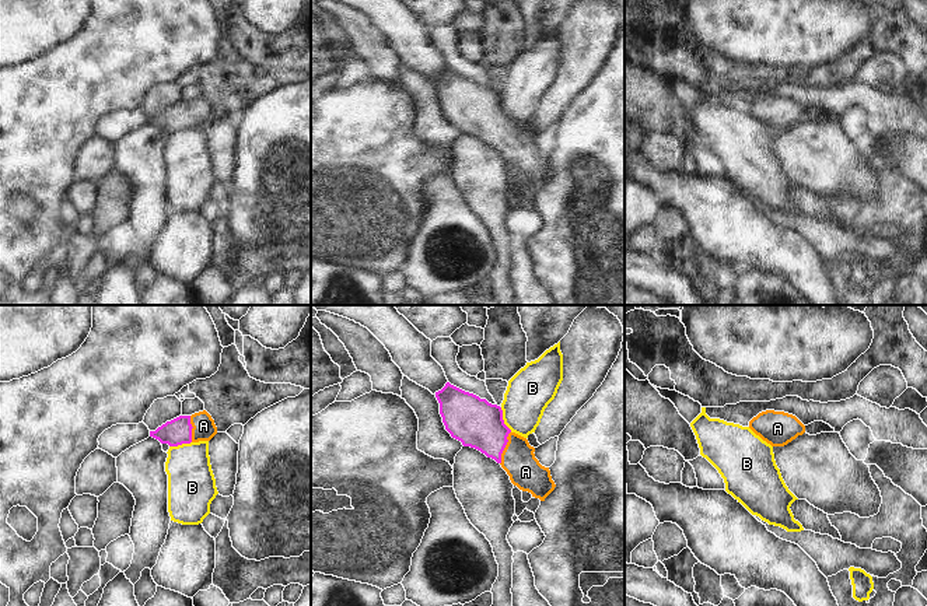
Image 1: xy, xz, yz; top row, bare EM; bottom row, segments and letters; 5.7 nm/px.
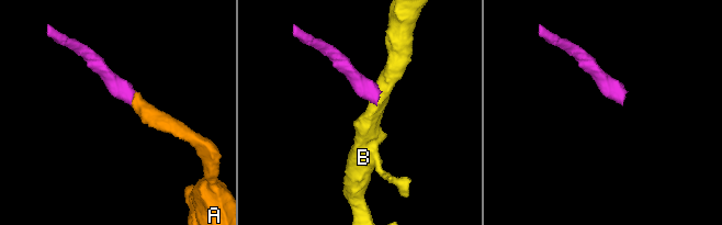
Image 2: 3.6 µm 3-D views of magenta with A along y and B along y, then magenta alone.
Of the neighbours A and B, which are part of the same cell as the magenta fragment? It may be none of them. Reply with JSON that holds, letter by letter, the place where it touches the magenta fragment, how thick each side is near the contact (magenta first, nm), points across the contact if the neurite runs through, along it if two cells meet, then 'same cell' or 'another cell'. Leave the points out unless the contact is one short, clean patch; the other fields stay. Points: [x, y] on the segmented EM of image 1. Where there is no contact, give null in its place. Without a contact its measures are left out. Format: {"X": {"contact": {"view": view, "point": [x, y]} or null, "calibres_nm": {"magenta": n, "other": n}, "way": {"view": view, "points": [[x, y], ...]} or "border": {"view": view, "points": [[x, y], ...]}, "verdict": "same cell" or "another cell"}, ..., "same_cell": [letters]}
{"A": {"contact": {"view": "xz", "point": [504, 447]}, "calibres_nm": {"magenta": 280, "other": 200}, "way": {"view": "xz", "points": [[476, 423], [504, 447], [525, 472]]}, "verdict": "same cell"}, "B": {"contact": {"view": "xz", "point": [503, 420]}, "calibres_nm": {"magenta": 280, "other": 260}, "border": {"view": "xz", "points": [[500, 407], [503, 423], [511, 431]]}, "verdict": "another cell"}, "same_cell": ["A"]}

